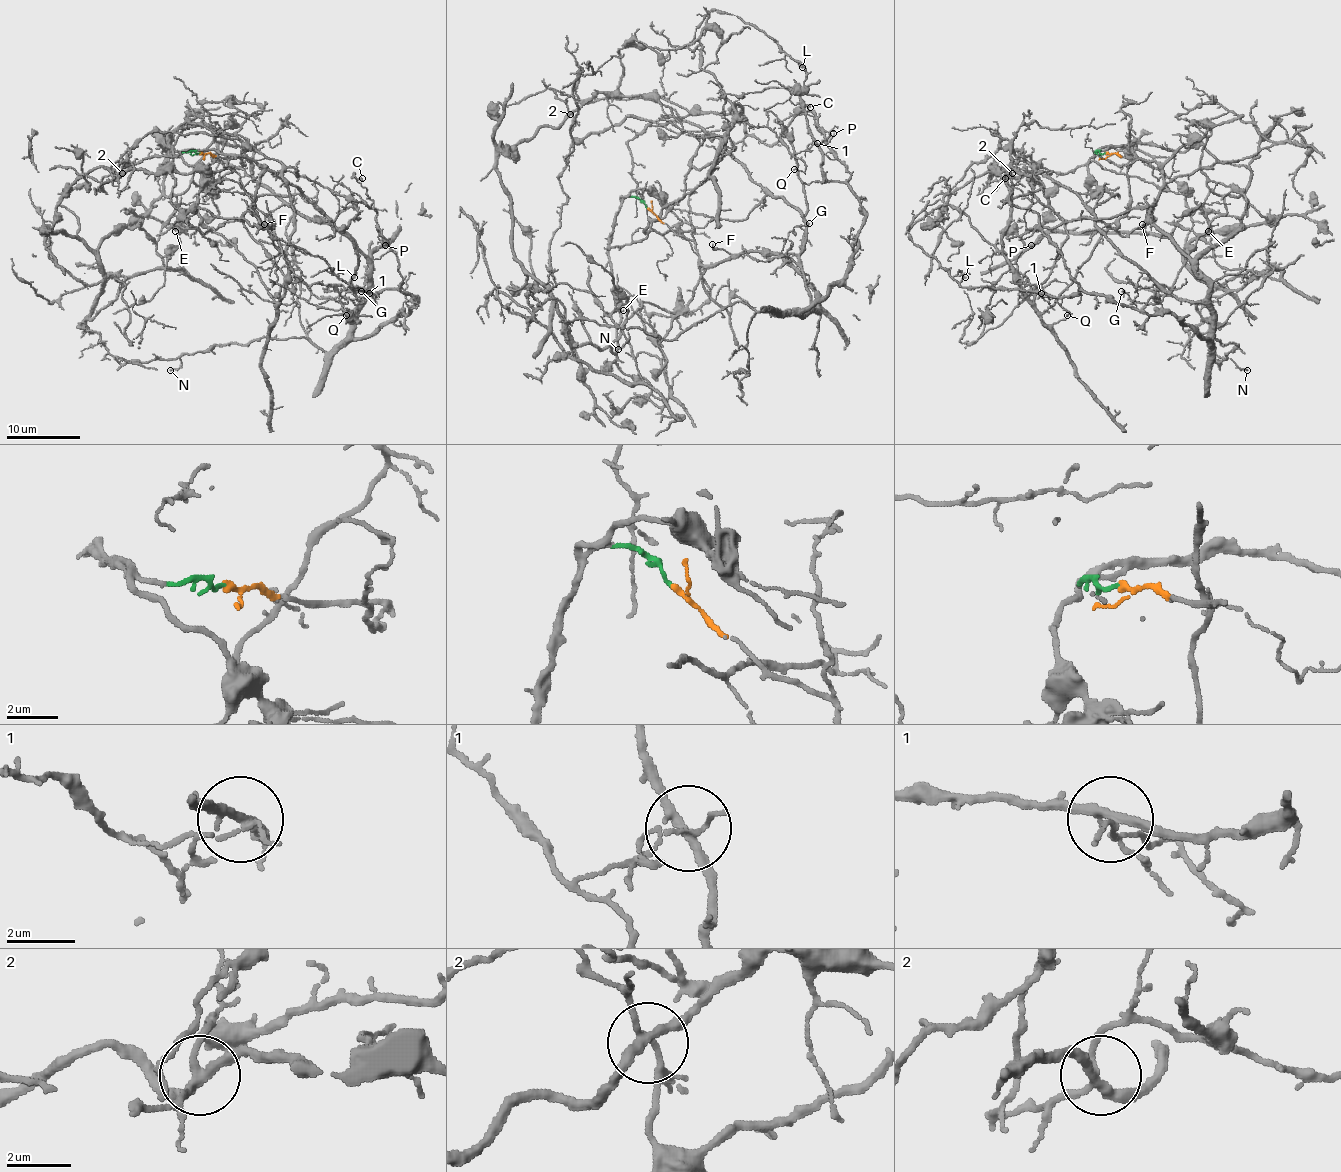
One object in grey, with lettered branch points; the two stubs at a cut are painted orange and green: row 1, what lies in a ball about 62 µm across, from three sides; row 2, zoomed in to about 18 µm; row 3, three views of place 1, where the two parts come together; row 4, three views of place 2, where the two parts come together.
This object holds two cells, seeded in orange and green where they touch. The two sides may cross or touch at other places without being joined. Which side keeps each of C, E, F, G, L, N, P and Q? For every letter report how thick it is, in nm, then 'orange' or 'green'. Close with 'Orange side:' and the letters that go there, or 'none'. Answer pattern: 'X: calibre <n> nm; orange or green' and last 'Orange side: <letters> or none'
C: calibre 170 nm; orange
E: calibre 100 nm; green
F: calibre 120 nm; orange
G: calibre 100 nm; orange
L: calibre 100 nm; orange
N: calibre 110 nm; orange
P: calibre 70 nm; orange
Q: calibre 100 nm; green
Orange side: C, F, G, L, N, P

